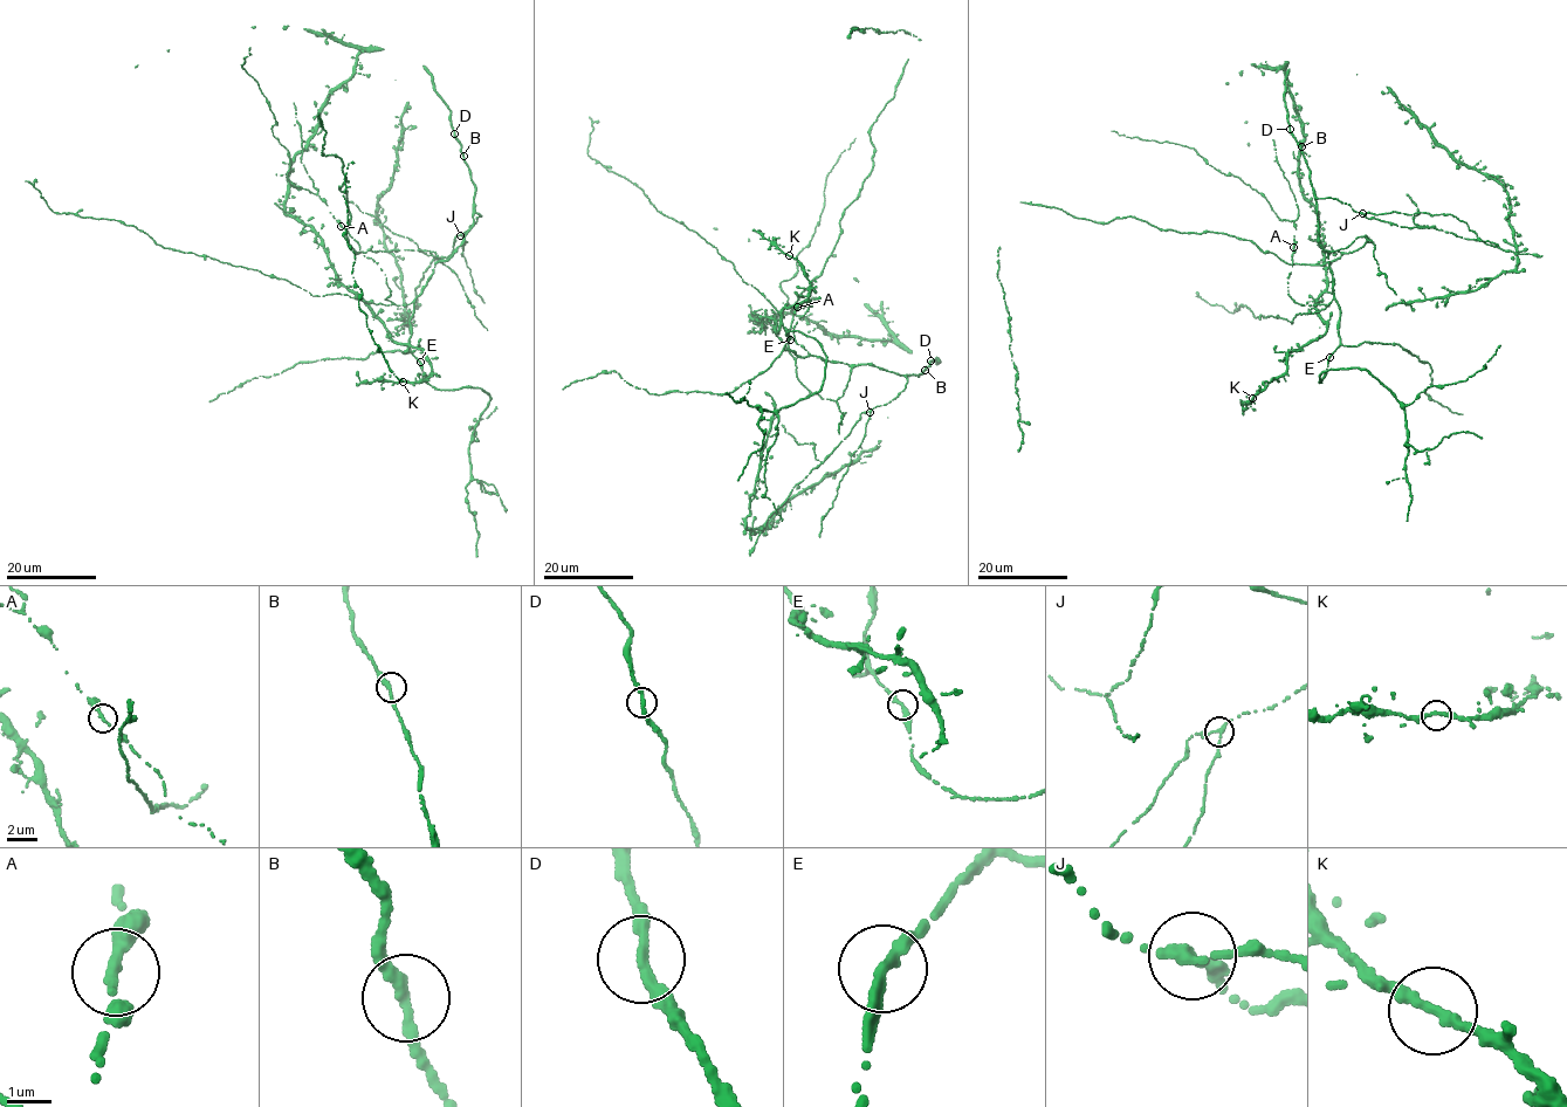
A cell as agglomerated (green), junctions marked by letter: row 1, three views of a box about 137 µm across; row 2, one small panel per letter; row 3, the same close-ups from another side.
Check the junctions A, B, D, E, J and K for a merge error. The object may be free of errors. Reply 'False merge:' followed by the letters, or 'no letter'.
False merge: no letter

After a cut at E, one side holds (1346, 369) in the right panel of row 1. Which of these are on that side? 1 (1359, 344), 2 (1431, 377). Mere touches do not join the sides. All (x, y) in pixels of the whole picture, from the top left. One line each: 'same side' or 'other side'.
1: other side
2: other side

